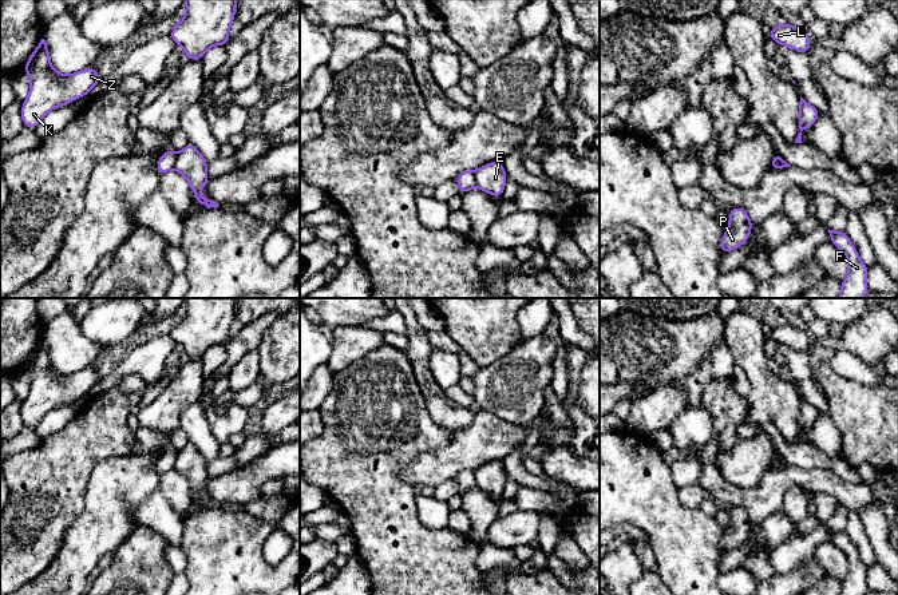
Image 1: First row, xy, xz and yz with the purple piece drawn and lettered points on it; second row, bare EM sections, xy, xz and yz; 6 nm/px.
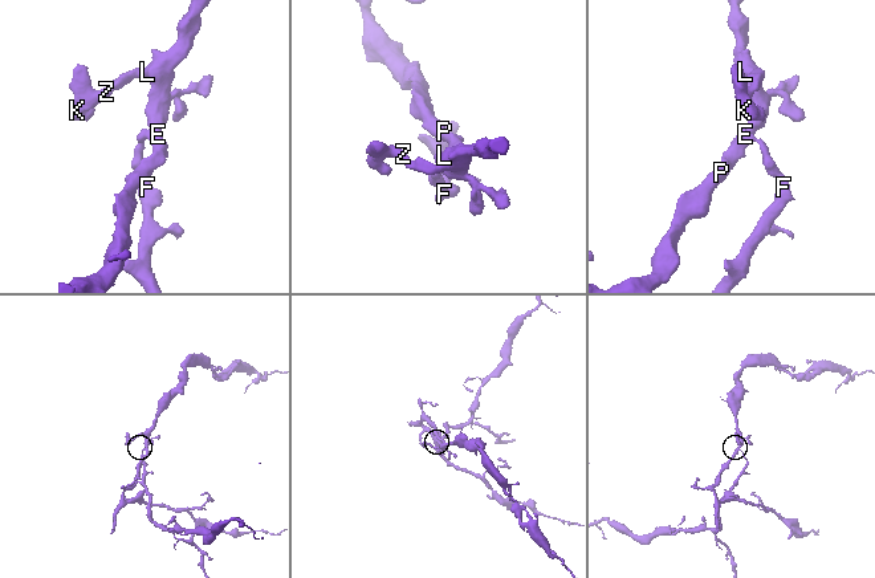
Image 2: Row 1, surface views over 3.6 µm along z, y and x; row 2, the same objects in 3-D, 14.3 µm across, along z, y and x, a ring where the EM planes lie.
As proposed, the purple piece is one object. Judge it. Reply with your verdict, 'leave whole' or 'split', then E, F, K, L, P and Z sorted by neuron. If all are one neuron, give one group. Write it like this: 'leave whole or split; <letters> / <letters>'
split; E K L P Z / F

